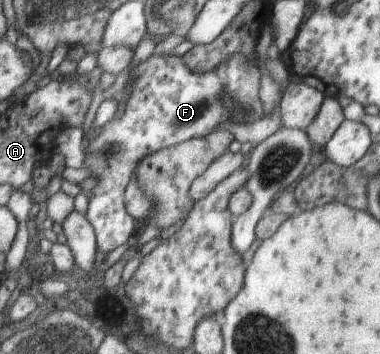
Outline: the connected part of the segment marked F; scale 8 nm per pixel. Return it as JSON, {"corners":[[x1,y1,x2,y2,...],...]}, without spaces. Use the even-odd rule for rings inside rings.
{"corners":[[160,54,160,55,152,55,146,62,142,62,138,67,136,67,130,74,129,78,132,76,136,77,136,83,134,86,134,91,132,94,130,94,130,98,128,98,128,105,126,106,125,114,120,119,116,119,115,116,108,122,104,124,104,126,100,126,103,128,102,133,92,133,90,141,90,150,86,150,83,146,83,151,85,152,85,162,84,165,81,165,80,167,90,167,90,170,92,170,92,177,98,177,99,184,96,186,92,191,94,192,94,196,92,198,88,198,89,200,89,208,88,212,85,215,87,217,87,220,90,222,90,225,92,226,92,229,95,231,95,238,97,241,97,248,99,249,99,252,102,252,103,254,109,254,110,252,113,252,116,248,119,248,120,246,124,246,130,240,130,237,135,233,137,230,137,220,134,219,131,215,128,215,128,212,125,210,125,203,124,203,124,194,125,194,125,187,127,186,127,183,130,181,130,174,133,169,136,169,136,166,140,164,140,162,143,161,143,159,152,153,155,153,158,150,161,150,165,147,170,147,179,143,184,143,185,141,188,141,189,139,195,138,195,137,204,137,207,136,213,128,220,124,220,122,223,122,231,117,231,113,221,104,221,101,219,100,219,96,221,95,222,91,228,91,234,98,237,103,240,103,245,109,248,109,251,112,251,116,249,117,248,123,253,123,254,121,257,121,258,119,261,119,263,117,263,107,261,106,260,100,259,100,259,68,258,66,250,65,243,55,235,55,234,57,231,57,227,62,224,62,224,65,221,65,218,69,215,69,212,73,204,73,202,75,198,75,195,73,192,73,186,66,183,64,183,61,181,60,181,57,172,56,169,54]]}

